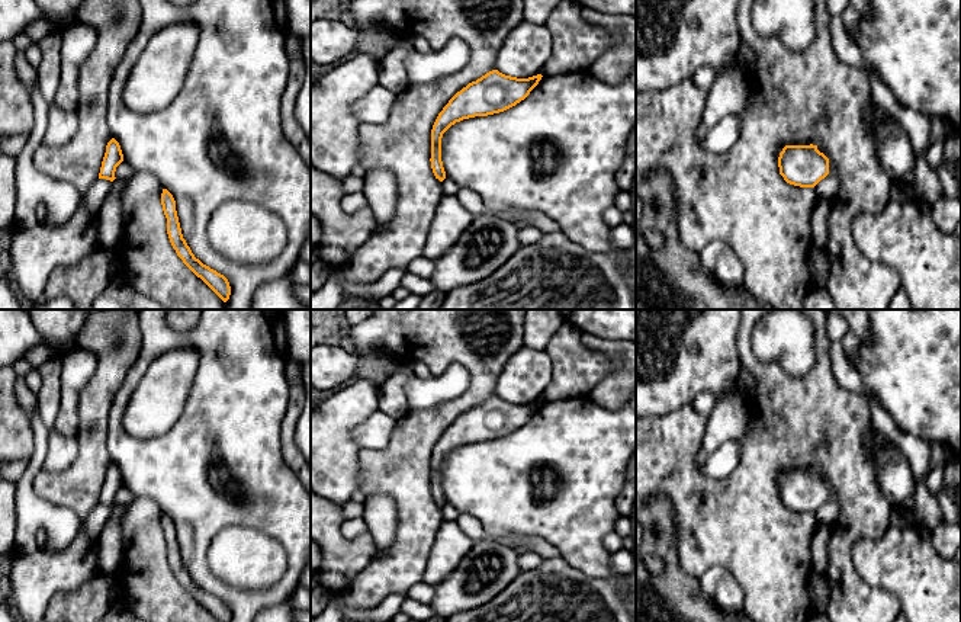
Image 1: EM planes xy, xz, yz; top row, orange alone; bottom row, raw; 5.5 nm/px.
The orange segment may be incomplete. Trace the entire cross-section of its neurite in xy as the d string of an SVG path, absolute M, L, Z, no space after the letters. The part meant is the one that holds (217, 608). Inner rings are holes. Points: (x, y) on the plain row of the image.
M163 514L161 530L163 530L164 541L167 544L167 560L177 581L218 622L229 622L231 612L228 605L224 600L218 599L216 596L210 594L209 591L203 590L199 584L196 584L190 573L187 571L186 565L183 564L177 536L176 536L176 526L167 514Z

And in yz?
M785 471L778 482L780 500L790 510L814 513L829 500L829 484L817 471Z

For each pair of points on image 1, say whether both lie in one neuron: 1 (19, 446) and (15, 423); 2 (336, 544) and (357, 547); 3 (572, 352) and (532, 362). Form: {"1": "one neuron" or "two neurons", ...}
{"1": "one neuron", "2": "one neuron", "3": "two neurons"}

